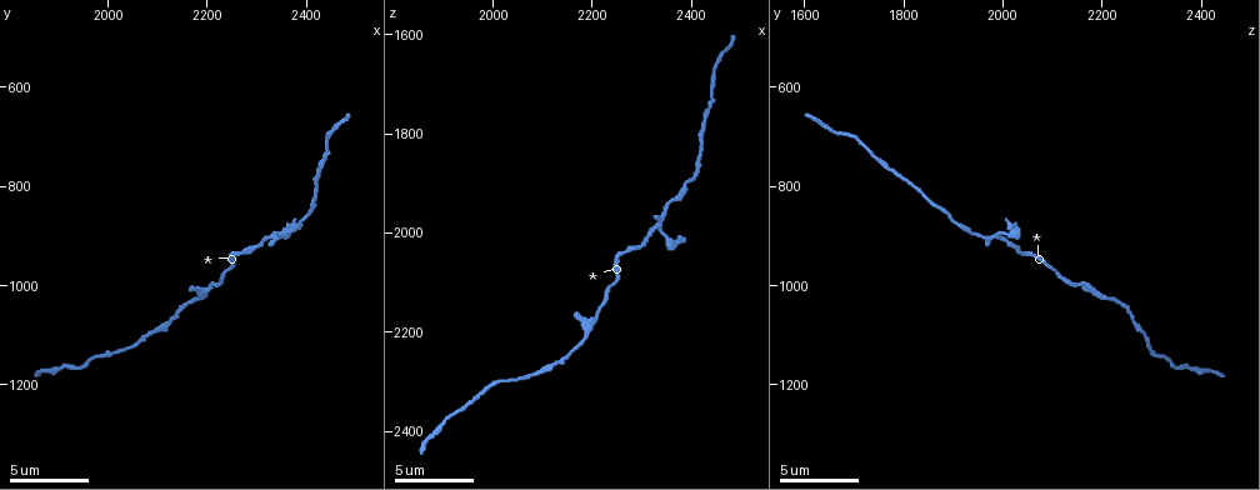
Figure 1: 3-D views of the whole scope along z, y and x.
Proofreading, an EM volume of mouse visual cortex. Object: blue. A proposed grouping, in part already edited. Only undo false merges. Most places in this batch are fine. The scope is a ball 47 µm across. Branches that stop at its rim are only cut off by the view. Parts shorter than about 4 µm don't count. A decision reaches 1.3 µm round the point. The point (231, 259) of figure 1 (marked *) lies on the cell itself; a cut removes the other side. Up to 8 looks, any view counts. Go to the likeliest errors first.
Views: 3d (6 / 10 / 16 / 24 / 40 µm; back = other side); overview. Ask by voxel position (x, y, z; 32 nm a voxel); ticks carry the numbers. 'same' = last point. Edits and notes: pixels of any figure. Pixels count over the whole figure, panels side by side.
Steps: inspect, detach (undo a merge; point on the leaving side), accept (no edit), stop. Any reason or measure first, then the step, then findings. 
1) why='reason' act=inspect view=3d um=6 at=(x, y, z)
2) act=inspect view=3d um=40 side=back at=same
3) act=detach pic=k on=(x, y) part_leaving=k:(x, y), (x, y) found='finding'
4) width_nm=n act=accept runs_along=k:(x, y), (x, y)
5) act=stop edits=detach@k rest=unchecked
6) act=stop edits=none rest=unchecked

act=inspect view=3d um=10 at=(2420, 810, 1825)

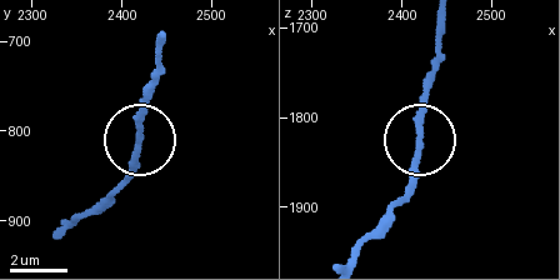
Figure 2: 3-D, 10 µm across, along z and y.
why='zoom in' act=inspect view=3d um=6 at=(2420, 805, 1830)

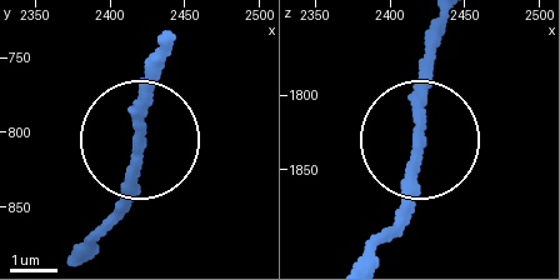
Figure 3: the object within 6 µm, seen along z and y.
act=accept runs_along=3:(76, 243), (120, 195), (149, 55) found='one cell here'

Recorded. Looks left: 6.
why='narrows sharply' act=inspect view=3d um=10 at=(2350, 895, 1945)

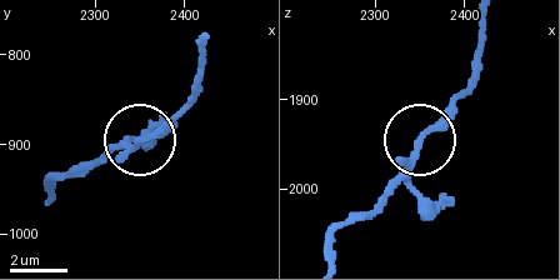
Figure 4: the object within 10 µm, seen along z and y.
act=inspect view=3d um=6 at=(2350, 900, 1945)

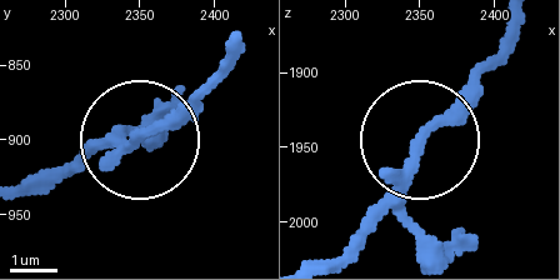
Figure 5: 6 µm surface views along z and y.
width_nm=210 act=accept runs_along=5:(330, 258), (425, 126), (505, 46) found='continuous, no second cell'

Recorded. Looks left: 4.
why='thick turns thin' act=inspect view=3d um=6 at=(2195, 1020, 2205)

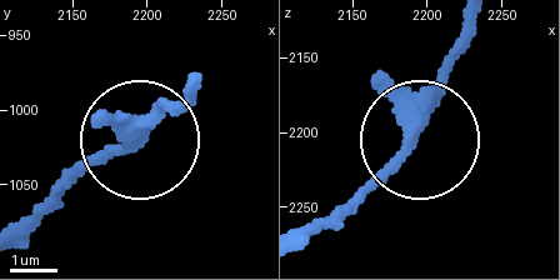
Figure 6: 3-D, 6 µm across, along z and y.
act=accept runs_along=6:(470, 24), (438, 108), (350, 211) found='continuous, no second cell'

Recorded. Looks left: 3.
why='thin neck' act=inspect view=3d um=10 at=(2035, 1130, 2295)

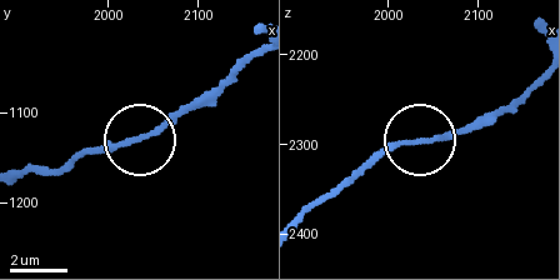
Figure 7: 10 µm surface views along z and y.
act=accept runs_along=7:(254, 54), (139, 138), (76, 154) found='one cell here'

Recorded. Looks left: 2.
act=stop edits=none rest=unchecked

